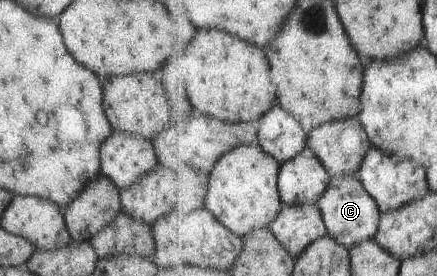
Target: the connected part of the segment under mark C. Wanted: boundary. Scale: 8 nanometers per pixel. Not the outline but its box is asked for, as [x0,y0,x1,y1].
[316,175,380,249]

